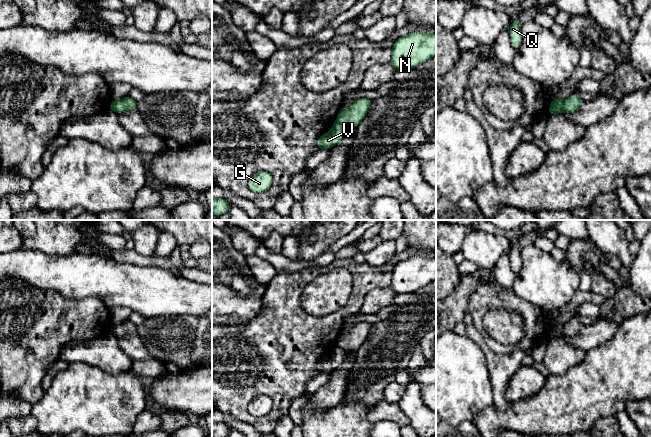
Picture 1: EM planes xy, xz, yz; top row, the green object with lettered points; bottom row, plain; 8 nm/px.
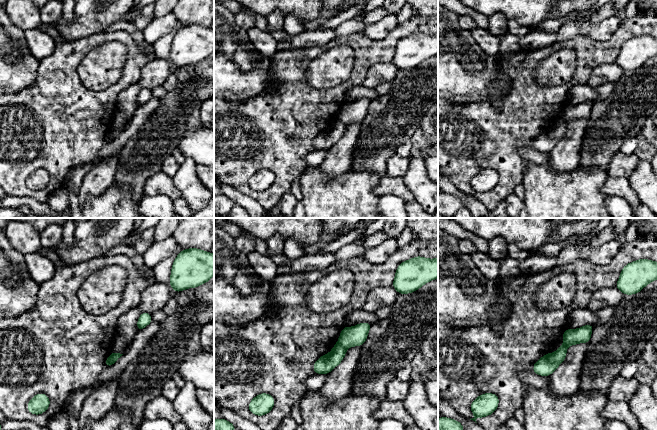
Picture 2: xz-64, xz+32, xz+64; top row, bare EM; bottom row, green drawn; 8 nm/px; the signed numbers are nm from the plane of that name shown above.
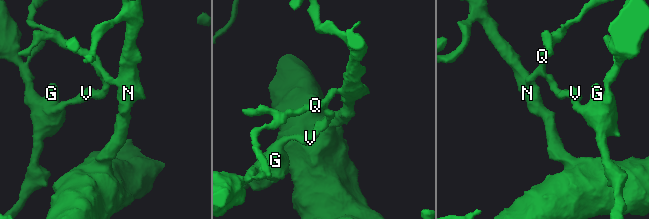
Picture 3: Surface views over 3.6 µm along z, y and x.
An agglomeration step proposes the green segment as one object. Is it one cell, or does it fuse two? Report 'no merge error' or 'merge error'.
merge error

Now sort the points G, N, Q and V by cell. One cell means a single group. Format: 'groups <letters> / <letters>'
groups G V / N Q

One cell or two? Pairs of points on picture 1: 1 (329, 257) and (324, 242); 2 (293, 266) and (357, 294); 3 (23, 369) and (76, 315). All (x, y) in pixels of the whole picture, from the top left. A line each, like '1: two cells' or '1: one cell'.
1: two cells
2: two cells
3: one cell

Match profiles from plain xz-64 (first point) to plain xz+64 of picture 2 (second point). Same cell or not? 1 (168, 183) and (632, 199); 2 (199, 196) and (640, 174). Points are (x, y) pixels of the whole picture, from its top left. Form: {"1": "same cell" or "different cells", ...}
{"1": "same cell", "2": "same cell"}

